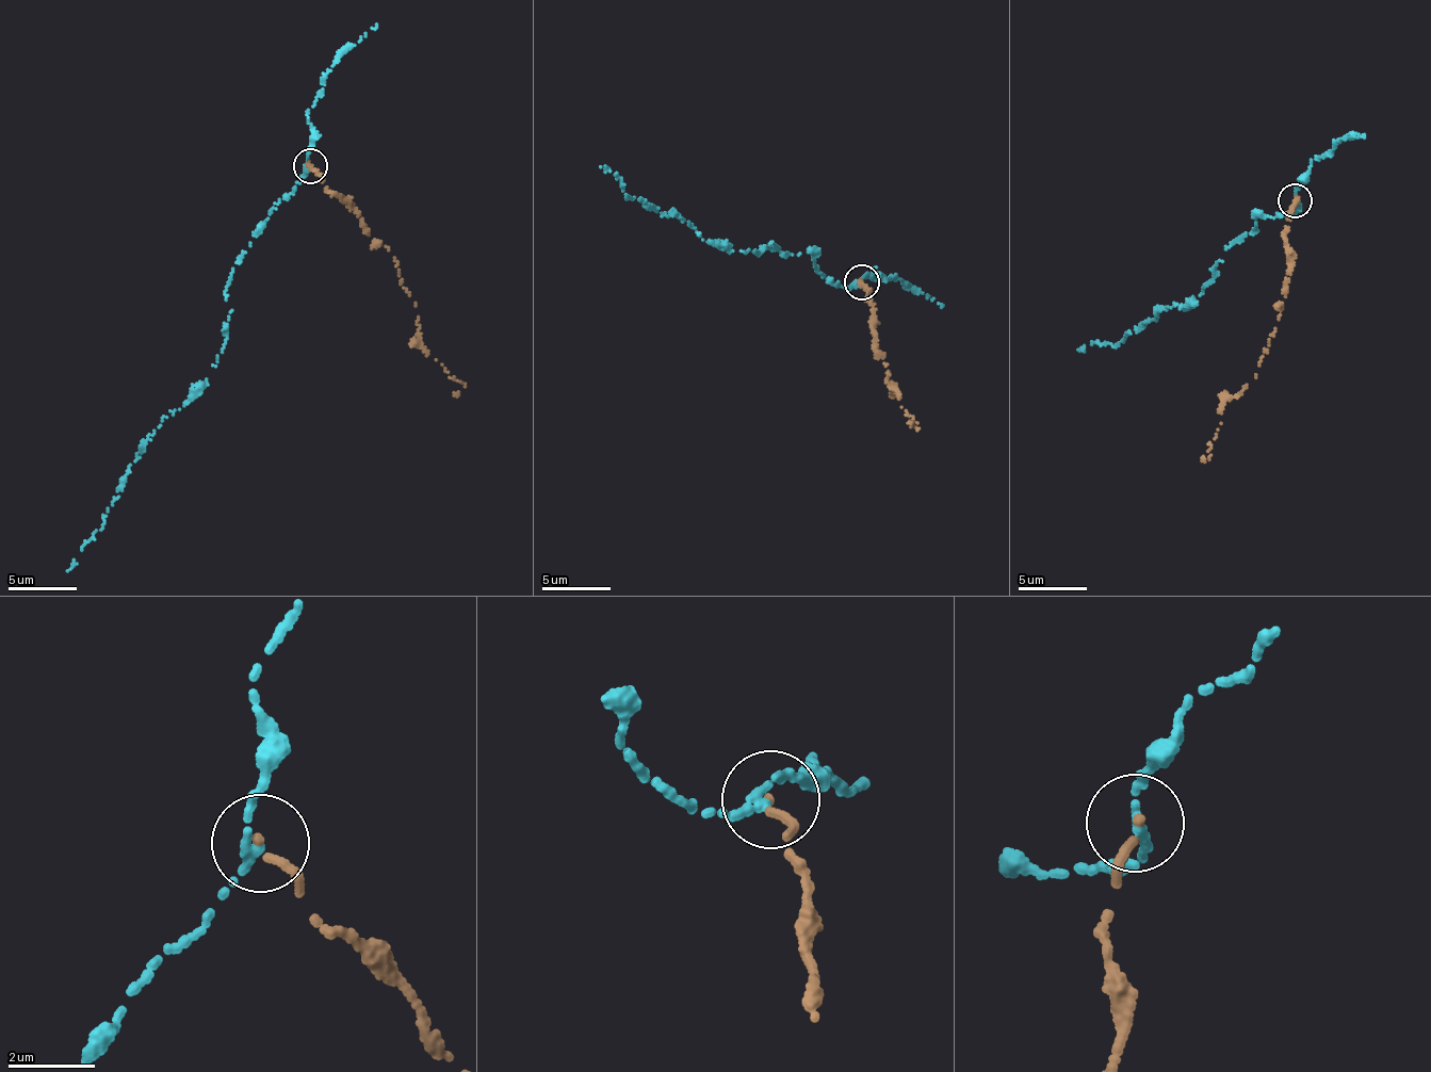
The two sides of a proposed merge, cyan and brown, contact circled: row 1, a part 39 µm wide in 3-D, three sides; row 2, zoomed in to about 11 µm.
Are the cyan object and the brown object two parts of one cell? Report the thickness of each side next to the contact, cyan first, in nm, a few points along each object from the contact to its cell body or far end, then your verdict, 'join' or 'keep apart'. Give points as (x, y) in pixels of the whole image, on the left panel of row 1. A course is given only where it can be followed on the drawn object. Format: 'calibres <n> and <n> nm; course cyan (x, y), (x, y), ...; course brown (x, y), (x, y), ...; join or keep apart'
calibres 220 and 160 nm; course cyan (310, 167), (232, 269), (224, 294), (227, 338), (205, 387), (169, 410), (130, 465), (101, 530), (67, 571); course brown (310, 167), (328, 193), (347, 204), (397, 264), (416, 306), (422, 346), (465, 387), (454, 395); keep apart

